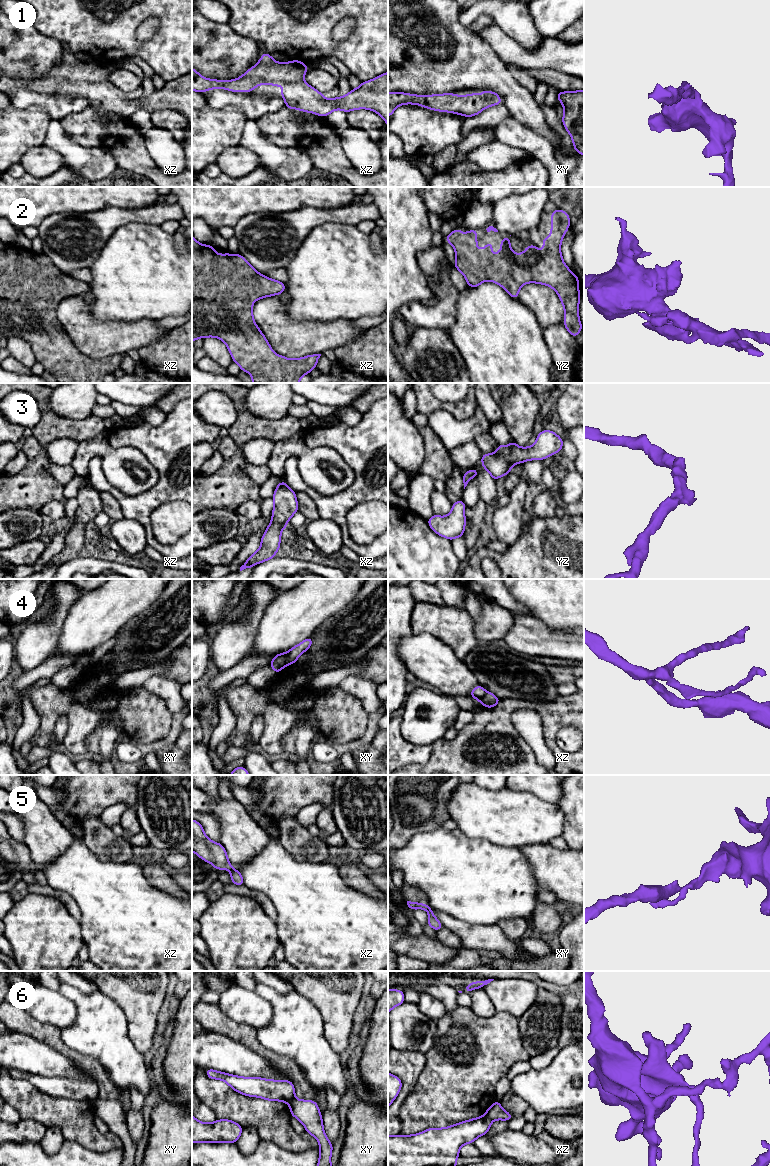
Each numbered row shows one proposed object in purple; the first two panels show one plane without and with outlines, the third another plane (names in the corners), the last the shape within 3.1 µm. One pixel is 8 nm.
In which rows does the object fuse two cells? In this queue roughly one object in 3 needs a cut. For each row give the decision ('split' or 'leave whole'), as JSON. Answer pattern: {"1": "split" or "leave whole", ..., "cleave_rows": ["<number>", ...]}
{"1": "leave whole", "2": "leave whole", "3": "leave whole", "4": "split", "5": "split", "6": "split", "cleave_rows": ["4", "5", "6"]}

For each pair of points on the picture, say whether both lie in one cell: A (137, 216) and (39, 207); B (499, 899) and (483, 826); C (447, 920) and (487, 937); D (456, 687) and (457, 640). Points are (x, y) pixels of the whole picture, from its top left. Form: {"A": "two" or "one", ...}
{"A": "two", "B": "two", "C": "one", "D": "two"}

